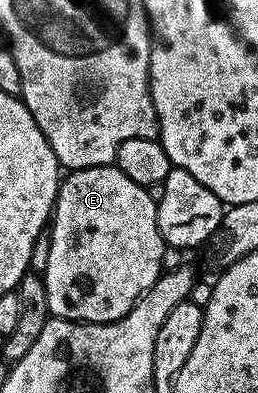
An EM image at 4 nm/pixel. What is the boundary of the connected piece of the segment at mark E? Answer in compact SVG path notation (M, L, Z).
M115 164L83 168L66 173L62 177L57 187L57 202L53 206L51 225L47 230L51 240L51 252L47 256L47 268L43 271L47 304L52 317L66 318L72 322L114 322L127 316L127 312L131 312L131 308L139 300L139 296L143 296L143 292L147 292L147 288L151 288L151 284L155 284L157 277L163 273L161 261L165 258L167 247L159 232L157 204L154 195L149 194L152 193L146 187L135 184L135 180L129 179L128 176L123 176L123 172Z

